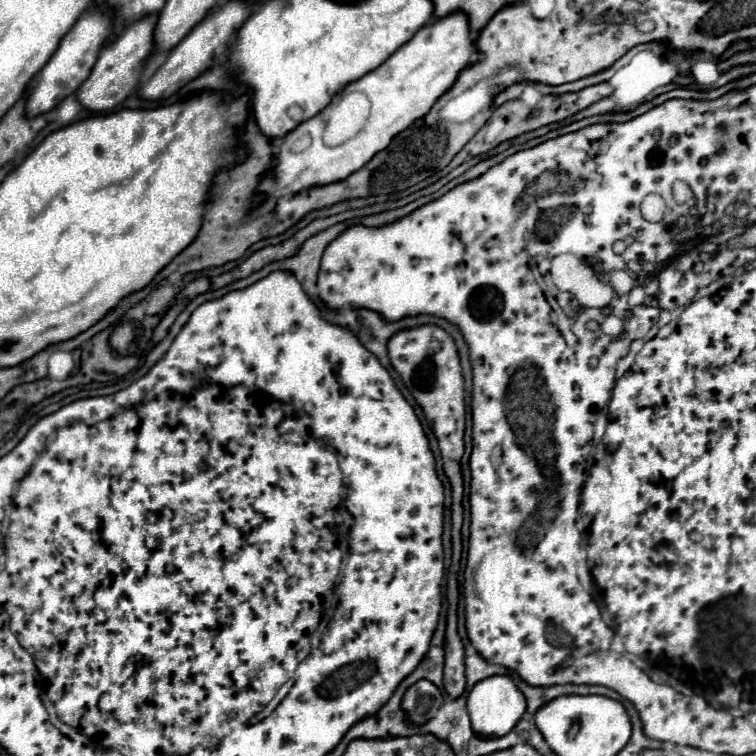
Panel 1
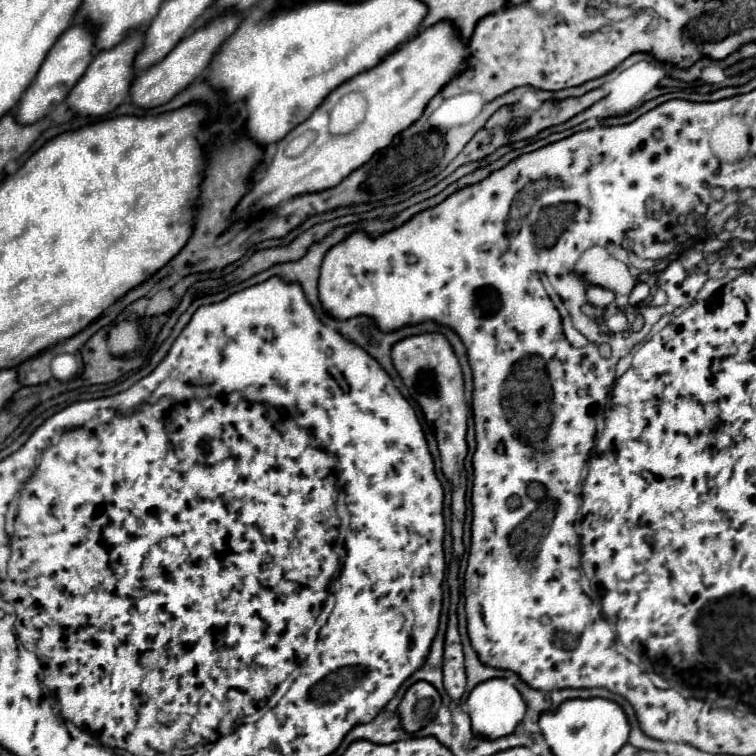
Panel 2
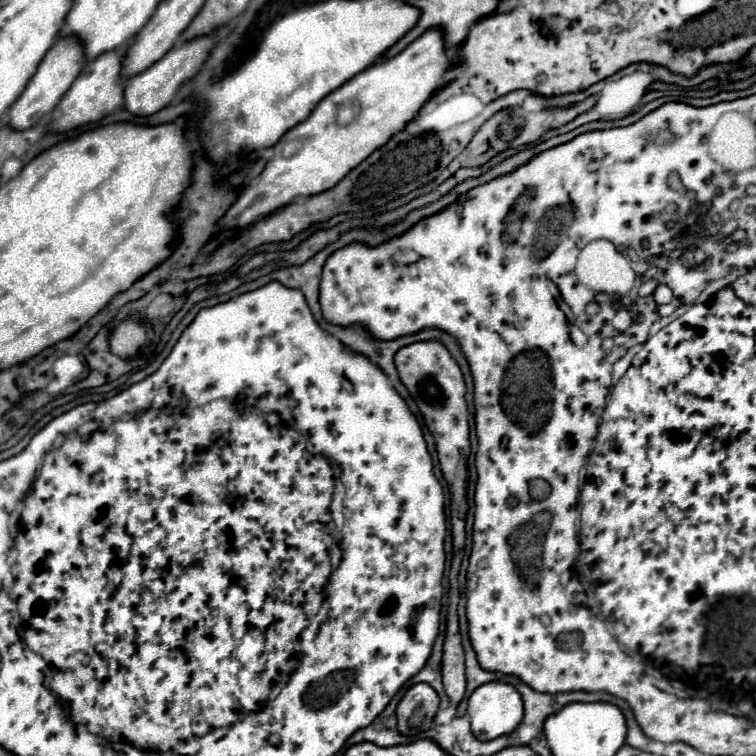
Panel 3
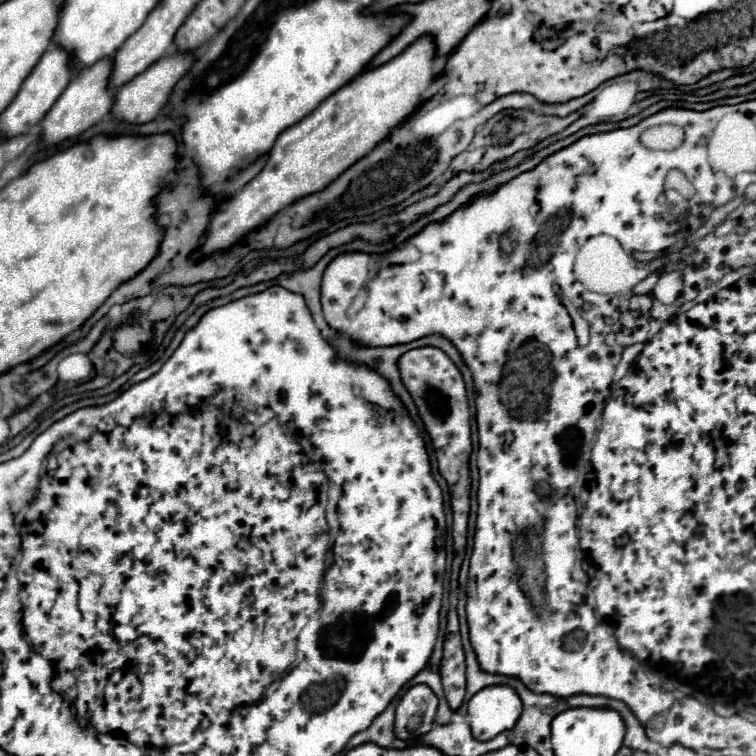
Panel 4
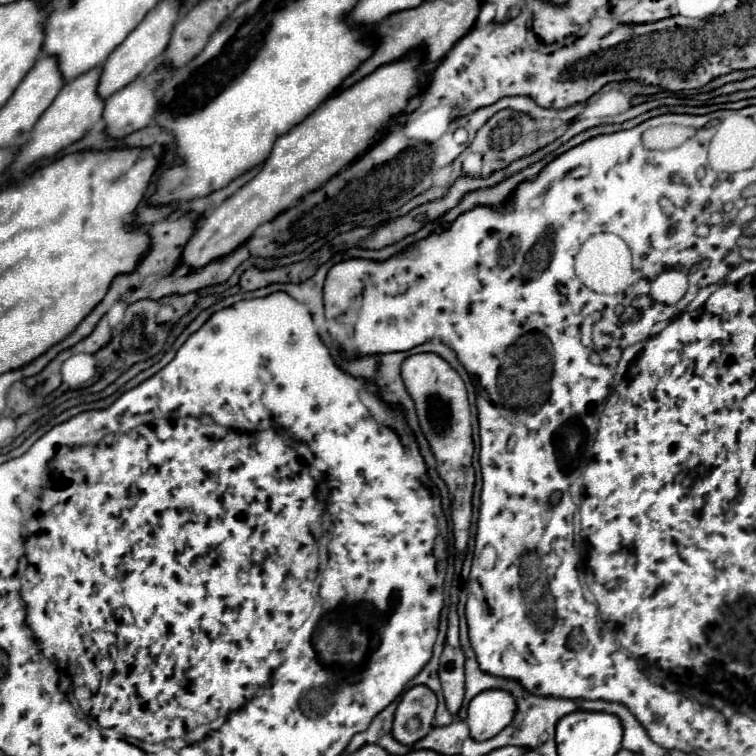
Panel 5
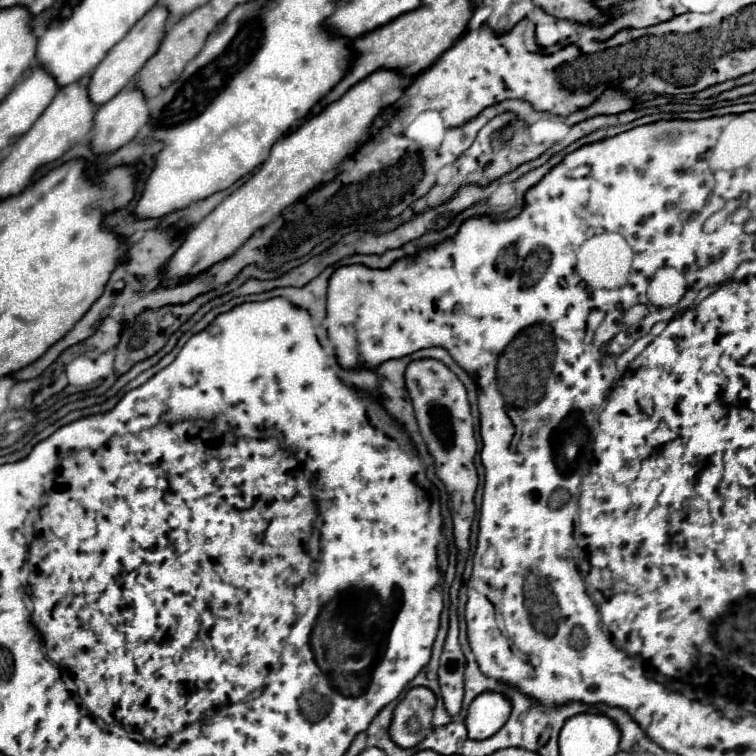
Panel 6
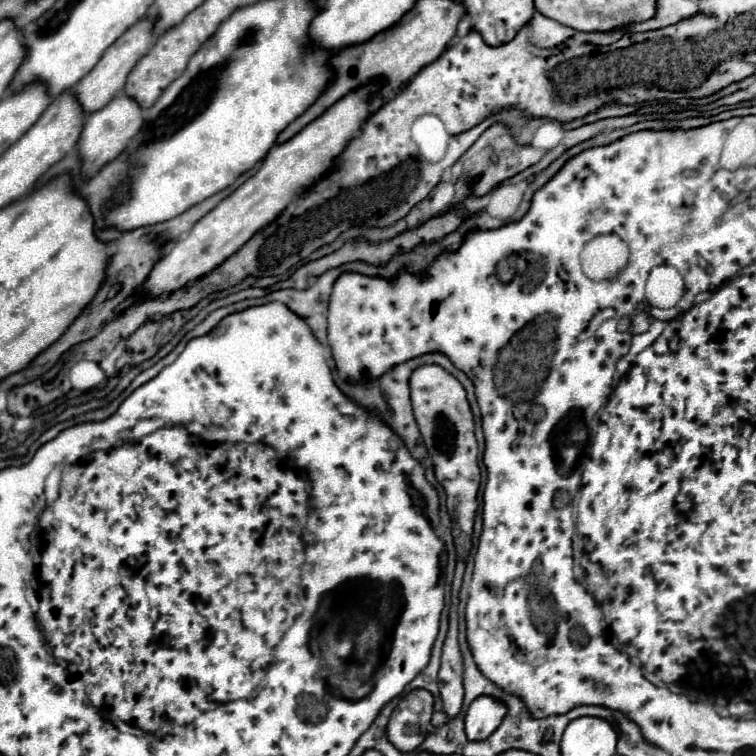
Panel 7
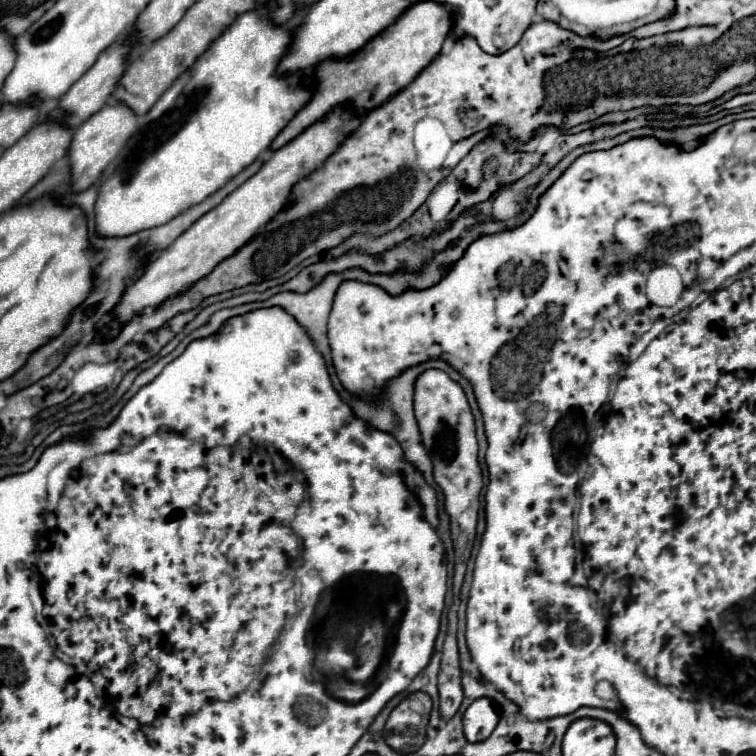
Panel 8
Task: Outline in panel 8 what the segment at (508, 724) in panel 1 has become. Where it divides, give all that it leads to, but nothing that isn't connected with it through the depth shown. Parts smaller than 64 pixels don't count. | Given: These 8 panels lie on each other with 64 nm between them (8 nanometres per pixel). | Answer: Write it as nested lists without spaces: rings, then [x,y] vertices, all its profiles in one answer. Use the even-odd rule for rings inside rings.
[[[478,698],[468,706],[462,720],[464,720],[466,740],[468,742],[482,742],[494,732],[496,720],[500,720],[500,710],[492,700]]]

